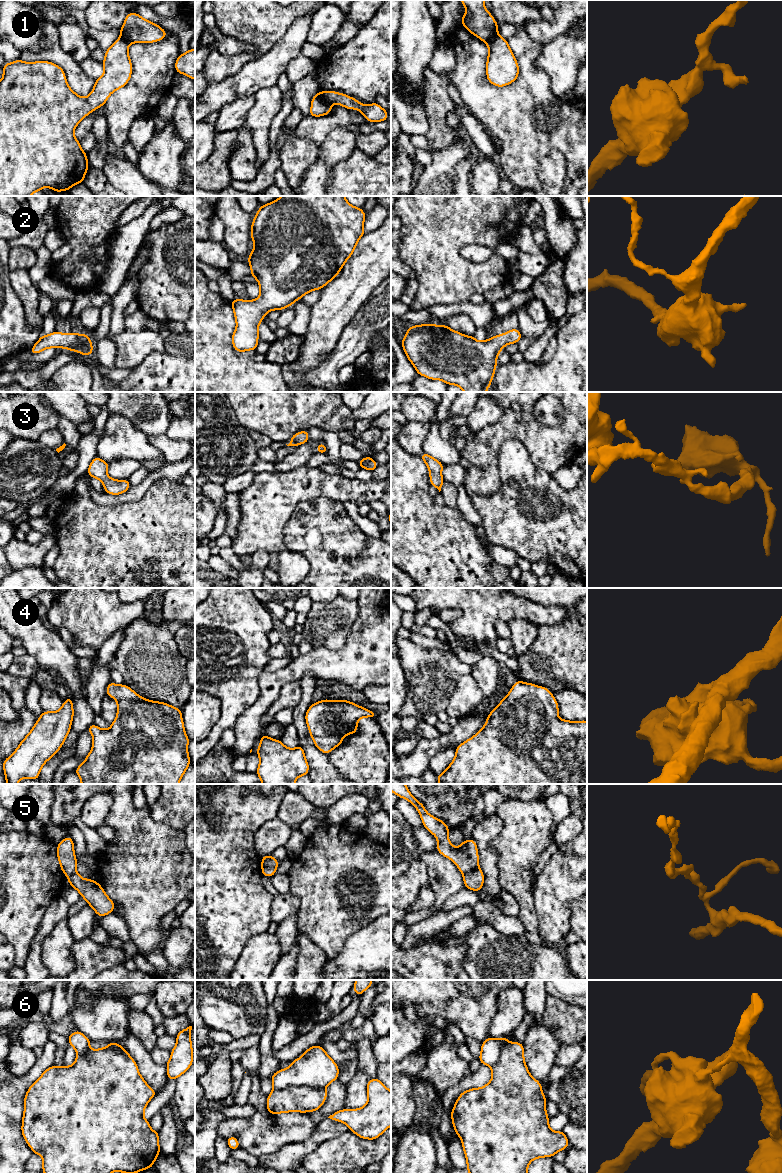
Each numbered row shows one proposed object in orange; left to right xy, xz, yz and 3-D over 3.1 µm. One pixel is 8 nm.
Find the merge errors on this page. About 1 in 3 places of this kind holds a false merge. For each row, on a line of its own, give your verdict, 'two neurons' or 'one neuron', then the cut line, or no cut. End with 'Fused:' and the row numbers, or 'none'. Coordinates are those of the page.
1: two neurons; cut xz (319, 92), (320, 96), (330, 106)
2: one neuron; cut none
3: one neuron; cut none
4: one neuron; cut none
5: two neurons; cut yz (478, 866), (463, 874)
6: two neurons; cut xz (324, 1087), (288, 1086), (273, 1090)
Fused: 1, 5, 6

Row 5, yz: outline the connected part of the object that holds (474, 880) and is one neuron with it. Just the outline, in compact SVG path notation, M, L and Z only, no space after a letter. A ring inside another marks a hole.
M478 867L472 872L463 874L463 880L466 888L479 892L484 884L484 873Z

